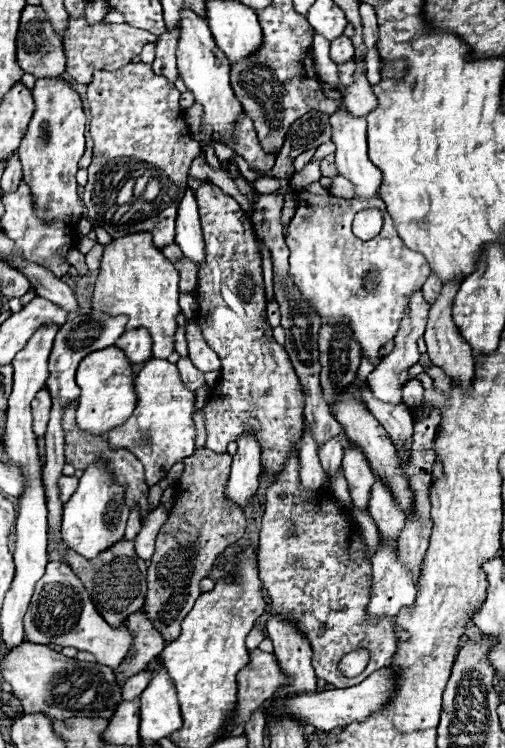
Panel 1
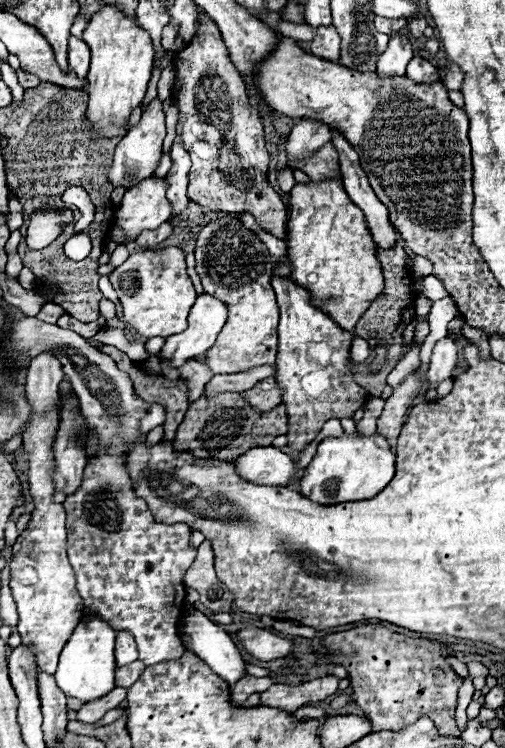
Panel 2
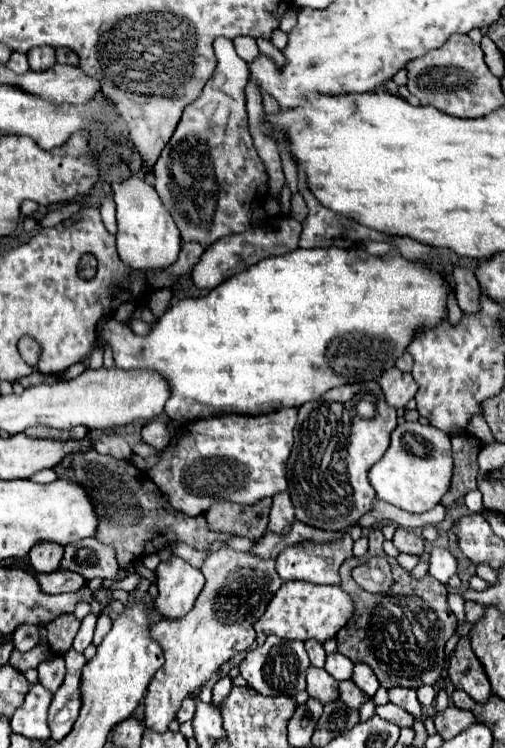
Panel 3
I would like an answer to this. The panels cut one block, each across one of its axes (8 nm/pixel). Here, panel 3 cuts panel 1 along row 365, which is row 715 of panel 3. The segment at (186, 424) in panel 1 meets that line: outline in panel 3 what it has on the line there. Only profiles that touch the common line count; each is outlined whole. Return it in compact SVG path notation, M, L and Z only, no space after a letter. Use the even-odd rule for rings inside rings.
M230 546L212 552L200 570L206 576L206 586L196 598L194 608L182 618L162 618L152 626L152 634L162 644L166 658L162 668L154 674L144 698L146 728L156 732L168 730L170 720L176 716L186 696L204 686L204 682L234 654L254 644L254 622L264 614L266 604L282 586L272 558L264 560L252 552L232 550Z

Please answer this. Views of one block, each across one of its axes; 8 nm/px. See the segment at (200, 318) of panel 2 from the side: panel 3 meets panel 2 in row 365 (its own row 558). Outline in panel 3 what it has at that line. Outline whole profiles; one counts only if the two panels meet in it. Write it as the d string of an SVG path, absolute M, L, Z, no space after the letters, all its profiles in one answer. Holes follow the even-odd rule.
M174 554L168 562L160 562L156 570L156 584L160 590L156 610L164 618L180 618L182 614L188 614L202 592L204 574Z

